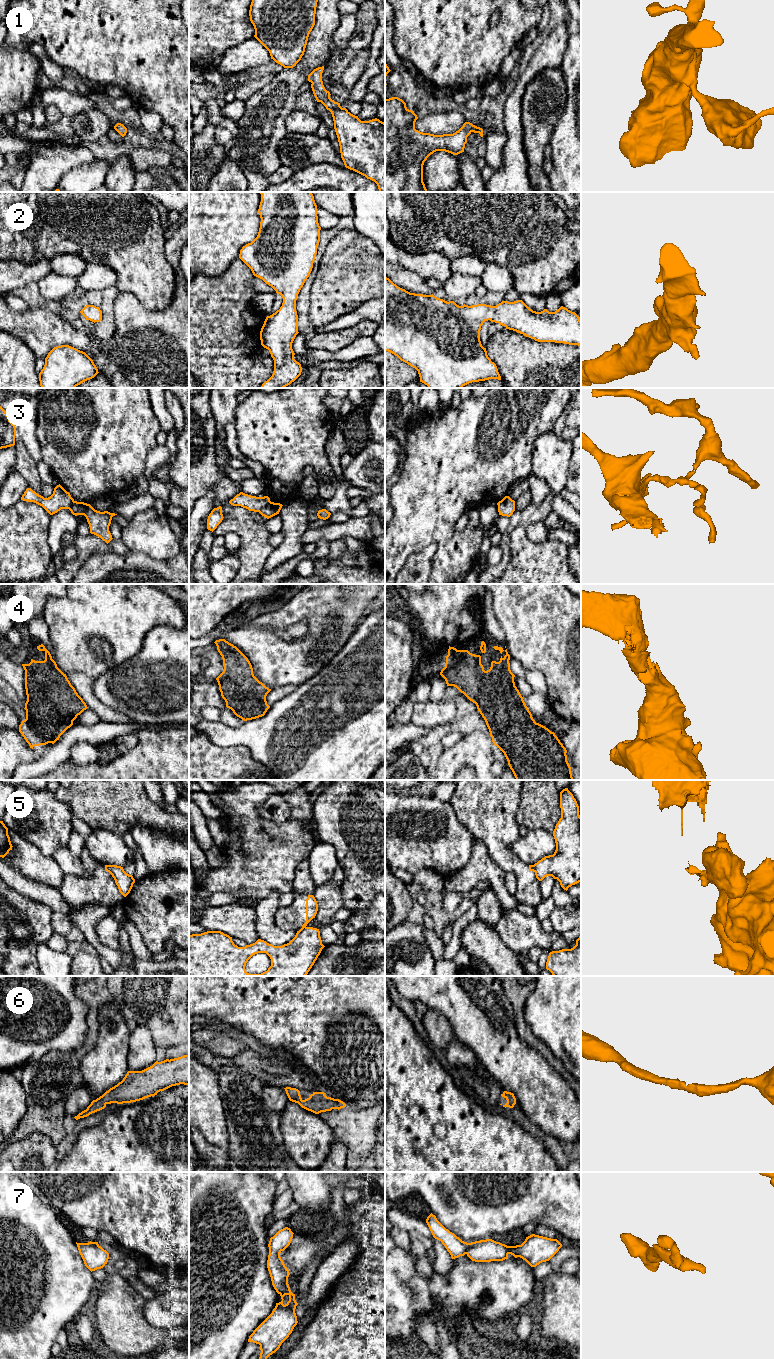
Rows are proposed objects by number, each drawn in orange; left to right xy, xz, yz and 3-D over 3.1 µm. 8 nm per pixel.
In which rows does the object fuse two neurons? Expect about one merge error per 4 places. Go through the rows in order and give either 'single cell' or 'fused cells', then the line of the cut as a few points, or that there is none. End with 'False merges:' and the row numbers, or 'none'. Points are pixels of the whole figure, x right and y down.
1: single cell; cut none
2: single cell; cut none
3: fused cells; cut xz (270, 501), (259, 512)
4: single cell; cut none
5: fused cells; cut xz (305, 926), (301, 929)
6: single cell; cut none
7: single cell; cut none
False merges: 3, 5

